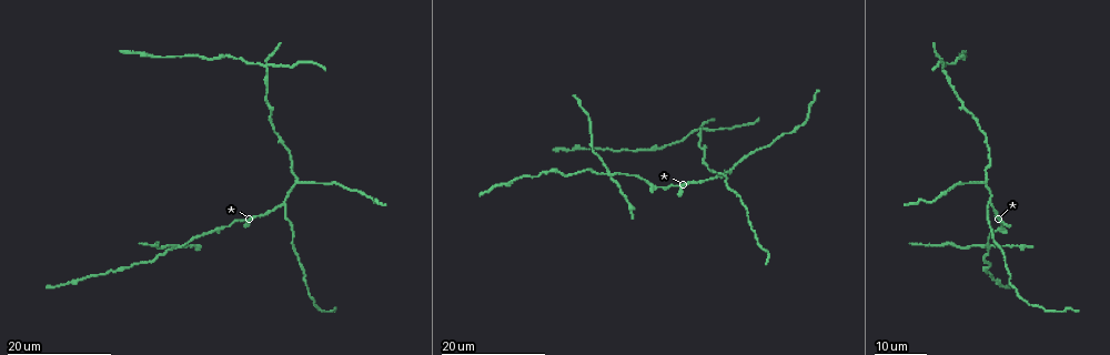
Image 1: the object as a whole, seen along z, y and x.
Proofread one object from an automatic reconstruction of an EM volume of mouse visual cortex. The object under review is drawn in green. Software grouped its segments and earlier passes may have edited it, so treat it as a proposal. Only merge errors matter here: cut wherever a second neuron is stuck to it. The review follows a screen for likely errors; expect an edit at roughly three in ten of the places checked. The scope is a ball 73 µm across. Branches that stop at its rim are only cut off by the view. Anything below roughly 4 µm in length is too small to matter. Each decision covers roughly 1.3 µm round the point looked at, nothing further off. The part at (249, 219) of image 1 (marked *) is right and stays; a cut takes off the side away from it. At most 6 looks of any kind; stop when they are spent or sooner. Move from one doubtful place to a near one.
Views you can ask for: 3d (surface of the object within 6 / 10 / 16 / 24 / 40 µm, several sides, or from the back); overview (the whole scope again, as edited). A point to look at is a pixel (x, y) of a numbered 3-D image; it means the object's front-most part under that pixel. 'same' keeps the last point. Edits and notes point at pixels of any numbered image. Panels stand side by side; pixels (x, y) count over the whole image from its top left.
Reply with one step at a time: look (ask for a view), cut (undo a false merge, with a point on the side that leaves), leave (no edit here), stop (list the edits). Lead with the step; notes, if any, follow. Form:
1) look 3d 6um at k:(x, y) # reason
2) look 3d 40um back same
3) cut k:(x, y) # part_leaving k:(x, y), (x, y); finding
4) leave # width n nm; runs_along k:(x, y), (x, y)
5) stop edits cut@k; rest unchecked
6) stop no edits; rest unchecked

look 3d 24um at 1:(284, 201)

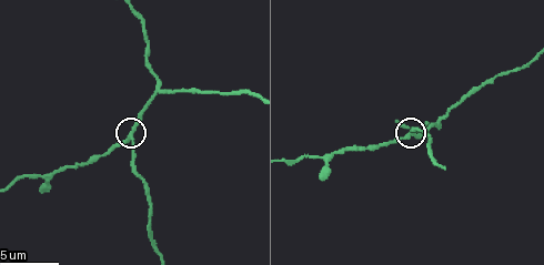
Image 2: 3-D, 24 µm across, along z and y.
look 3d 10um at 2:(410, 132) # zoom in

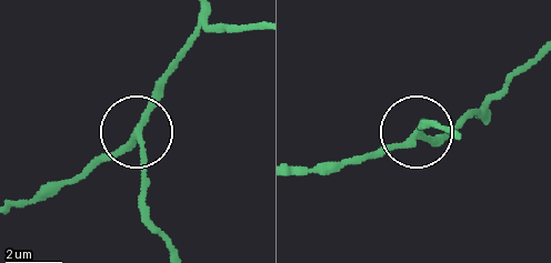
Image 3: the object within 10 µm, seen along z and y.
leave # runs_along 3:(18, 209), (82, 178), (137, 134), (139, 221); all the same neuron

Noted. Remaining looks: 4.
look 3d 16um at 1:(176, 245) # four arms meet

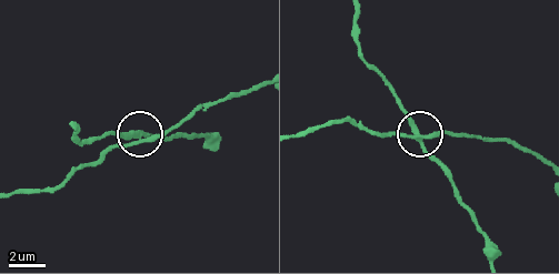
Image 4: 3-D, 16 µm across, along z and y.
look 3d 10um at 4:(136, 138)

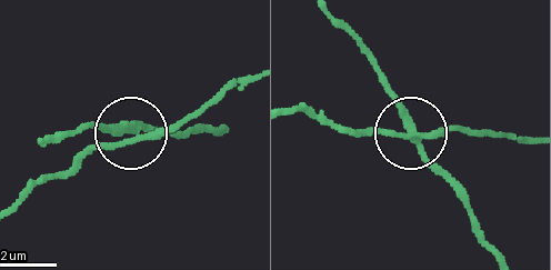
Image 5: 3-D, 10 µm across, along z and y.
cut 5:(113, 124) # arms 4; part_leaving 5:(132, 130), (61, 130), (42, 137); two neurons meet here

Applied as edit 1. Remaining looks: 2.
stop edits cut@5; rest unchecked

